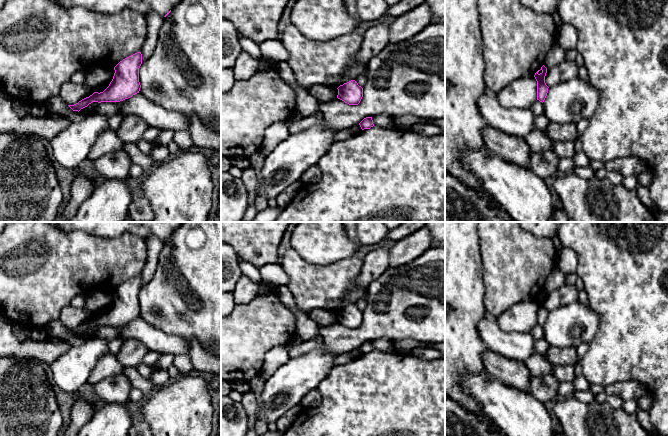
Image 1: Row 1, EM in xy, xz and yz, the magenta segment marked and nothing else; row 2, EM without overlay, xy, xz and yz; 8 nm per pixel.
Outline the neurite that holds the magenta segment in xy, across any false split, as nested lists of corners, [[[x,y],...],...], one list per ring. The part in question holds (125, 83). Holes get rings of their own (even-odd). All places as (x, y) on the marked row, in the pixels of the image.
[[[137,52],[115,67],[115,73],[109,86],[103,92],[94,92],[74,105],[68,105],[73,111],[80,111],[92,102],[120,102],[139,93],[139,68],[142,64],[142,54]]]

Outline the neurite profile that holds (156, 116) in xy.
[[[140,92],[123,101],[120,105],[120,114],[125,116],[136,115],[143,119],[148,127],[158,128],[161,131],[171,130],[189,131],[191,120],[184,114],[166,110],[164,107],[149,101]]]

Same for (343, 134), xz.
[[[350,128],[336,131],[336,133],[334,135],[334,142],[342,141],[342,140],[348,139],[352,136],[354,136],[354,133],[352,132],[352,130]]]

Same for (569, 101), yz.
[[[576,77],[548,88],[544,115],[550,122],[577,123],[581,118],[590,119],[598,102],[599,92],[588,80]]]

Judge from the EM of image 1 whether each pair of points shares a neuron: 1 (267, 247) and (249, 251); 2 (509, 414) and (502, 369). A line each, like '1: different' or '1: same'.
1: same
2: different

